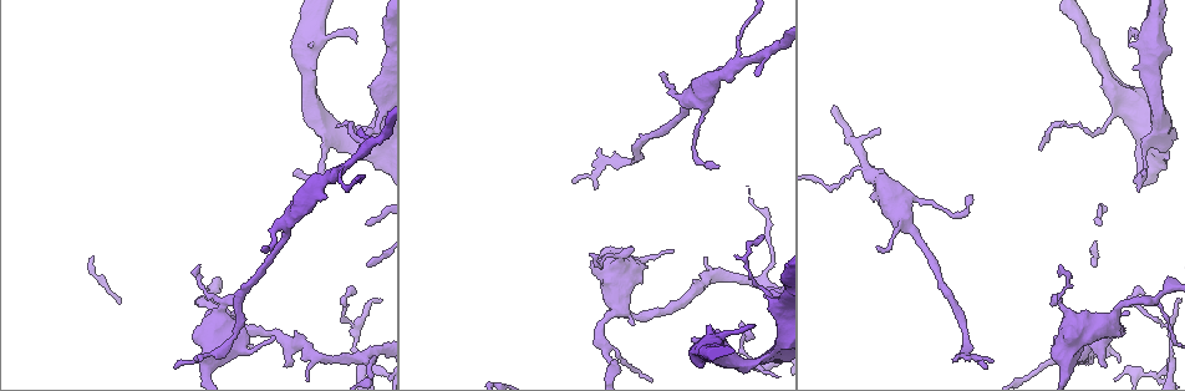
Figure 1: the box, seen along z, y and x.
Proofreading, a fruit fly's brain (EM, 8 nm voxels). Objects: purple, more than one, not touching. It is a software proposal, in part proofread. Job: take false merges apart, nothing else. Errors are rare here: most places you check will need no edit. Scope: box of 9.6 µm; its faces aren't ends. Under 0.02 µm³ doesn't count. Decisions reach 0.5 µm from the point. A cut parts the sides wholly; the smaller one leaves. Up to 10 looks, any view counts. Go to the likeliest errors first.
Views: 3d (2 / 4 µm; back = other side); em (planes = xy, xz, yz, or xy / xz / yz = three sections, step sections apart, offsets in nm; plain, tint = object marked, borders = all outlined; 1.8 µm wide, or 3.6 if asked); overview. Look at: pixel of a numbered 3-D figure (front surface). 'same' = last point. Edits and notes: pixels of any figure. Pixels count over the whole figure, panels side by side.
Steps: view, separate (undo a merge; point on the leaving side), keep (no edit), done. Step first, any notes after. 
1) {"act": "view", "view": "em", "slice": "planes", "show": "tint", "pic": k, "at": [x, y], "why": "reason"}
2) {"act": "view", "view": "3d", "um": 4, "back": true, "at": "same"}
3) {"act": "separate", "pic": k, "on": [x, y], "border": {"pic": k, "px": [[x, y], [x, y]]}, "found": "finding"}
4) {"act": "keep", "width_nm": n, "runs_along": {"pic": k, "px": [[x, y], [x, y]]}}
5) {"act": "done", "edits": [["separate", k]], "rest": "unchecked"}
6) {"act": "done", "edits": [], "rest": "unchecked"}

{"act": "view", "view": "3d", "um": 4, "pic": 1, "at": [1109, 328], "why": "calibre changes"}

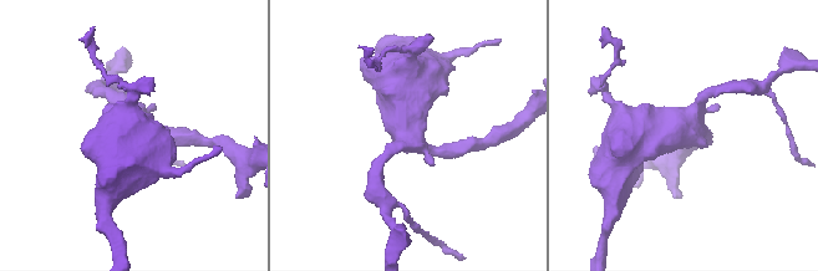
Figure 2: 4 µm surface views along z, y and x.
{"act": "view", "view": "em", "um": 3.6, "slice": "planes", "show": "tint", "pic": 2, "at": [685, 132], "why": "now the EM"}

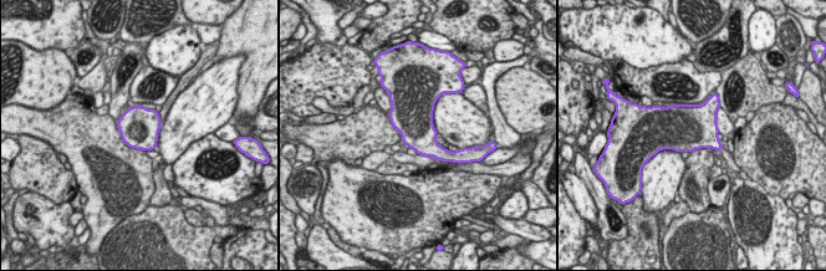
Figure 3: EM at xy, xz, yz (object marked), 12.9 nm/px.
{"act": "keep", "found": "one neuron here"}

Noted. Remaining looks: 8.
{"act": "view", "view": "3d", "um": 2, "pic": 1, "at": [363, 369], "why": "a narrow waist"}

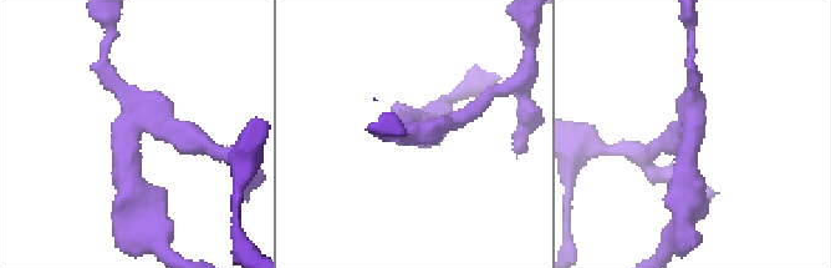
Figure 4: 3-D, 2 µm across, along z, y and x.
{"act": "view", "view": "em", "slice": "planes", "show": "tint", "pic": 4, "at": [408, 137]}

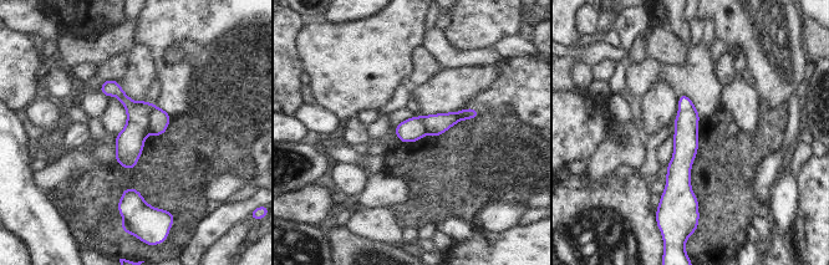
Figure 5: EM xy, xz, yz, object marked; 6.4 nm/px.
{"act": "separate", "pic": 5, "on": [130, 142], "part_leaving": {"pic": 5, "px": [[681, 97], [685, 209]]}, "found": "two neurons meet here"}

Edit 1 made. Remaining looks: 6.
{"act": "view", "view": "3d", "um": 2, "pic": 1, "at": [738, 63]}

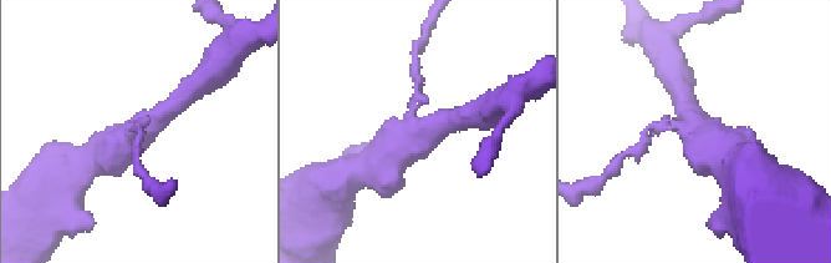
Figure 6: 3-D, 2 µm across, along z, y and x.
{"act": "view", "view": "em", "slice": "planes", "show": "borders", "pic": 6, "at": [422, 134], "arms": 3, "why": "need the tissue"}

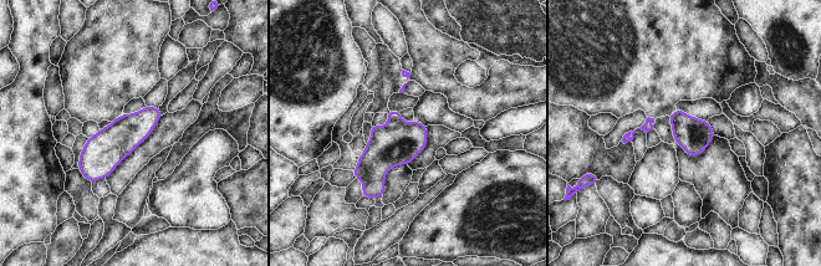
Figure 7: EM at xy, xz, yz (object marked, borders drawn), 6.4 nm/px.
{"act": "separate", "pic": 7, "on": [393, 117], "border": {"pic": 7, "px": [[402, 122], [389, 124]]}, "found": "two neurons meet here"}

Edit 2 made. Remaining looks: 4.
{"act": "view", "view": "overview"}

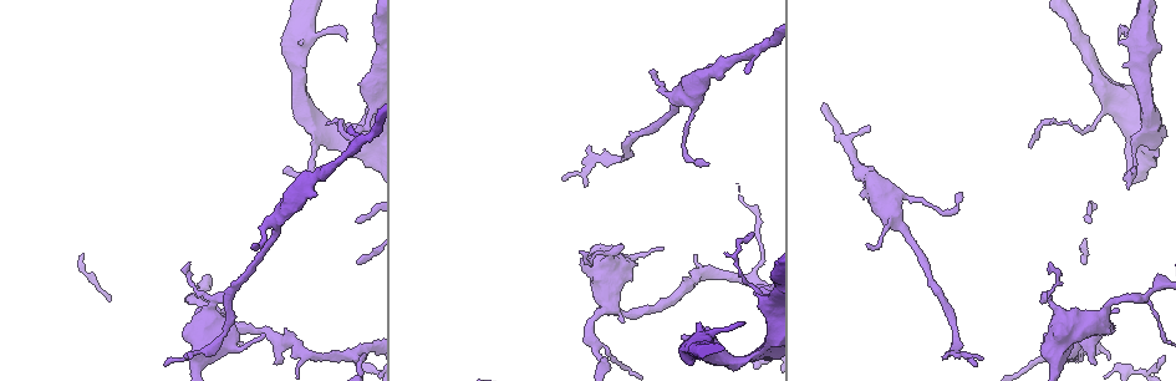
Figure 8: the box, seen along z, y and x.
{"act": "view", "view": "3d", "um": 2, "pic": 8, "at": [1078, 359], "why": "two arms in line, one across"}

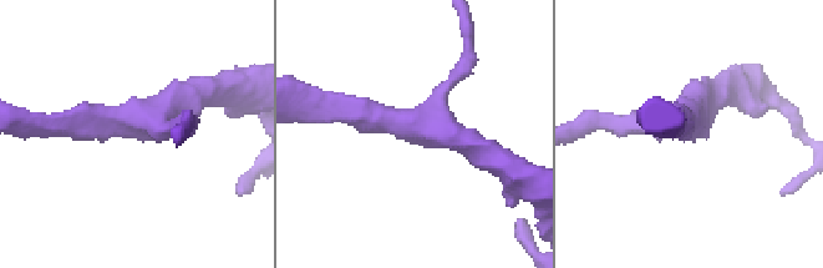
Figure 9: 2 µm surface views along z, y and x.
{"act": "view", "view": "em", "slice": "planes", "show": "plain", "pic": 9, "at": [153, 118], "arms": 3, "why": "need the tissue"}

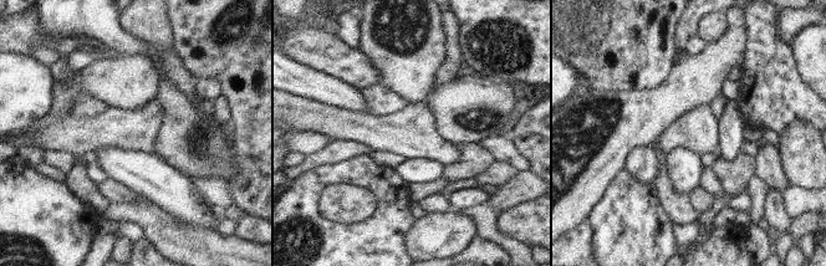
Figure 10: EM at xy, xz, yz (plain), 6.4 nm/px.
{"act": "view", "view": "em", "slice": "planes", "show": "tint", "at": "same", "why": "where the object lies"}

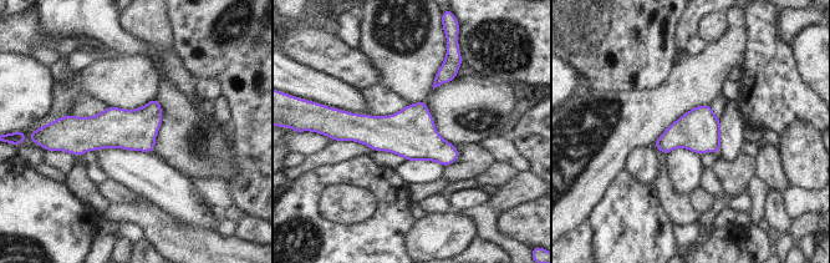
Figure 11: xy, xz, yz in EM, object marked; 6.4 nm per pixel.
{"act": "keep", "found": "all the same neuron"}

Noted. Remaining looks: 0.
{"act": "done", "edits": [["separate", 5], ["separate", 7]], "rest": "unchecked"}

